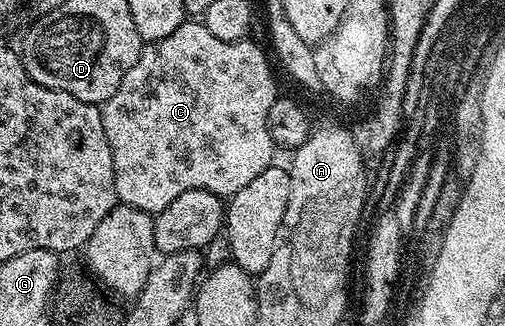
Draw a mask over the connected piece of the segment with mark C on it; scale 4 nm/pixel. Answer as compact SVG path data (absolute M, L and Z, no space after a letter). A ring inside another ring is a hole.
M187 21L174 33L168 33L168 37L143 46L136 65L132 65L132 69L124 73L124 81L120 81L116 93L112 93L112 97L108 97L108 101L100 107L104 121L104 137L108 137L108 149L112 149L112 169L116 177L119 204L157 213L168 209L168 205L172 205L172 201L176 201L180 193L192 189L208 191L215 197L229 197L244 189L248 181L253 181L257 175L264 173L264 169L272 166L275 162L276 148L272 141L272 133L268 133L268 109L272 109L272 105L280 97L280 91L274 84L274 71L270 68L265 53L250 42L249 38L240 41L220 41L220 37L212 37L212 33L208 33L205 22Z

